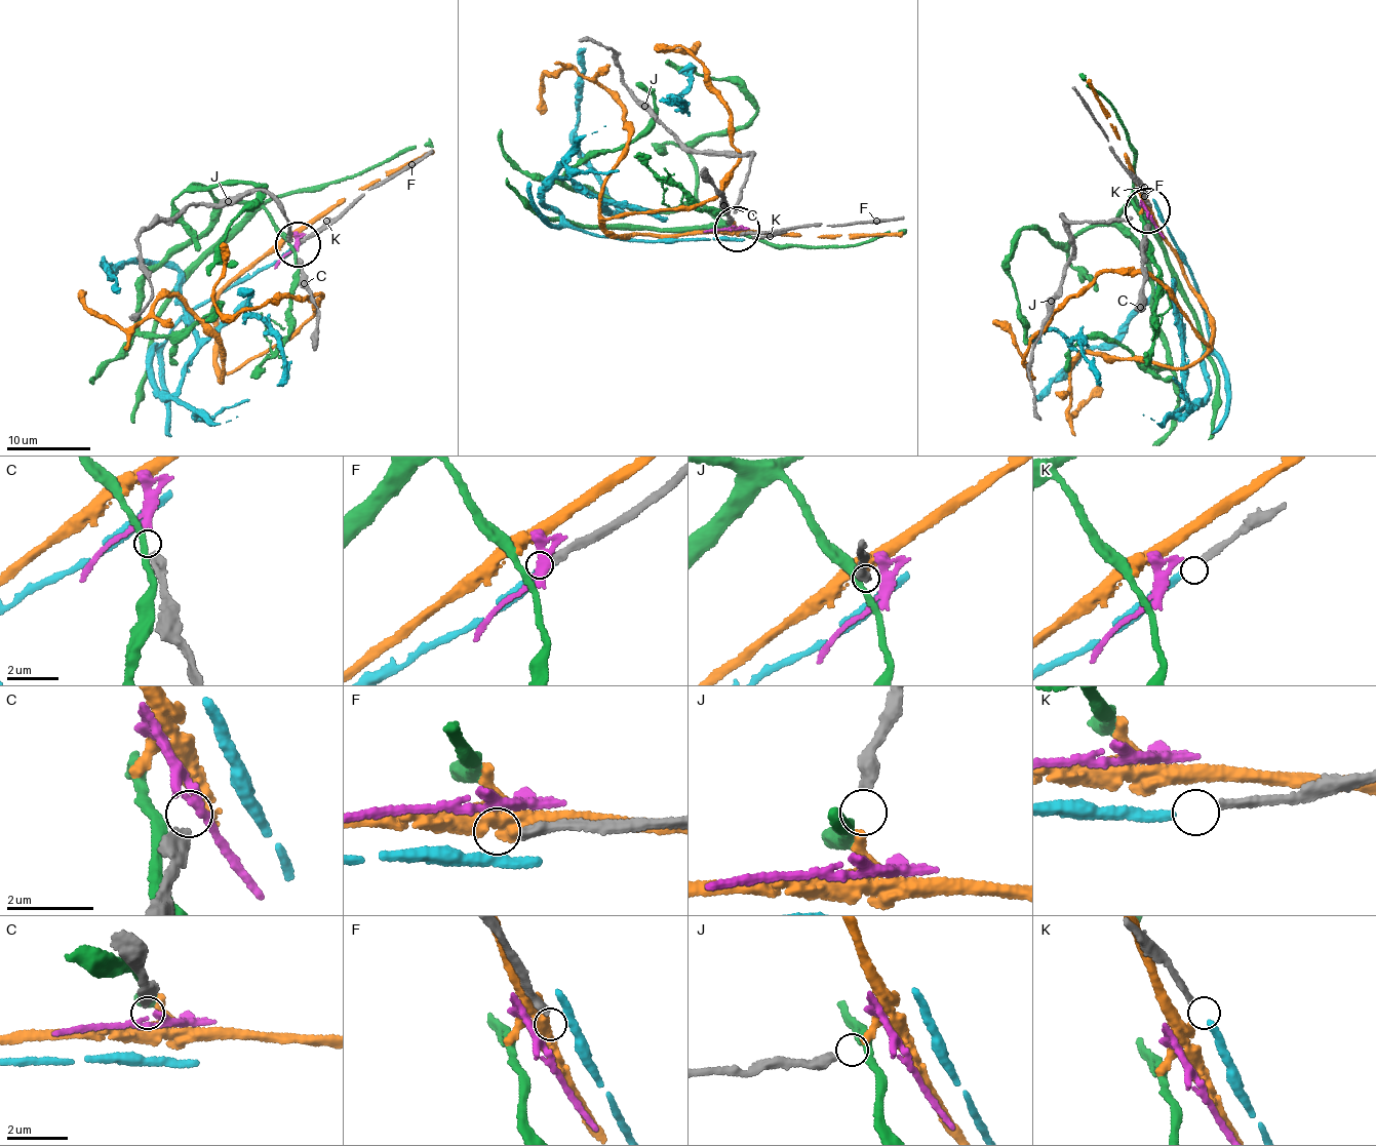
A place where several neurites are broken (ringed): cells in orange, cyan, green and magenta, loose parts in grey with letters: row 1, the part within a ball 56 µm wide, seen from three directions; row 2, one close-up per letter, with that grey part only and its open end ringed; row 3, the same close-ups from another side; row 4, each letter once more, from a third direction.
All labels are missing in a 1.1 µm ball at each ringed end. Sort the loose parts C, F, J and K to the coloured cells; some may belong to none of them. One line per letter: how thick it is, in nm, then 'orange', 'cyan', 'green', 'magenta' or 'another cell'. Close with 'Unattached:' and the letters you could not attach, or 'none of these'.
C: 280 nm thick; magenta
F: 280 nm thick; another cell
J: 380 nm thick; orange
K: 200 nm thick; cyan
Unattached: F

